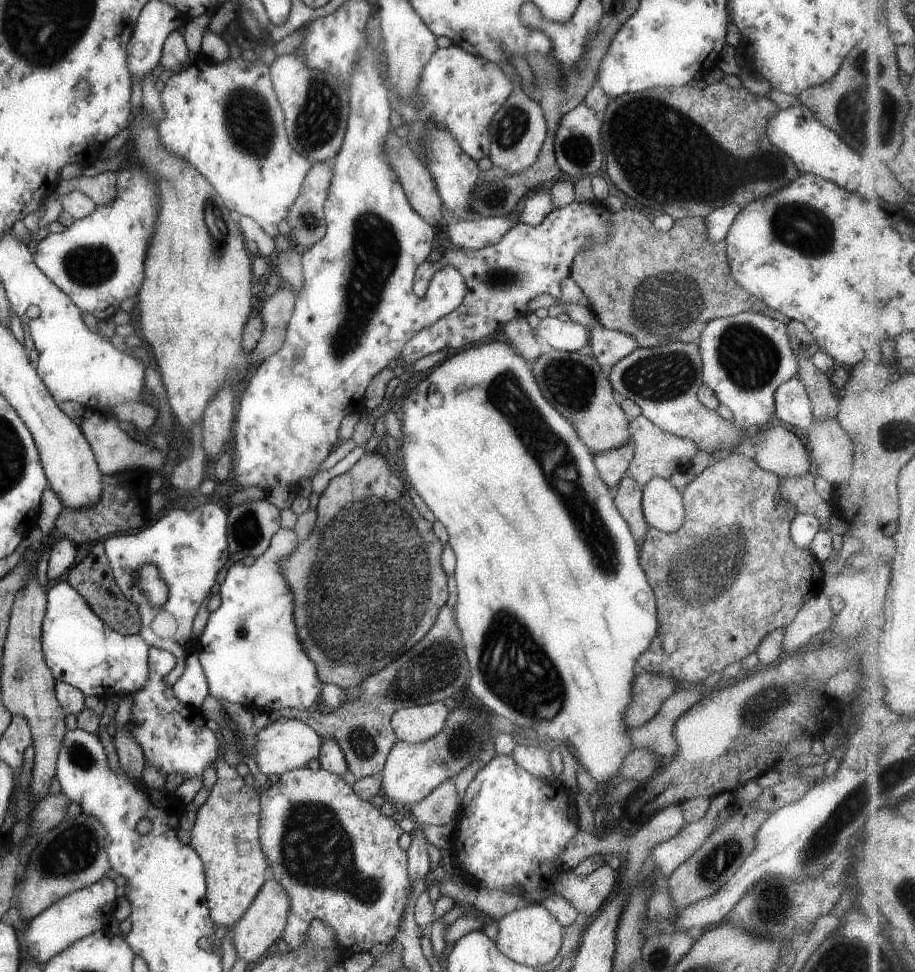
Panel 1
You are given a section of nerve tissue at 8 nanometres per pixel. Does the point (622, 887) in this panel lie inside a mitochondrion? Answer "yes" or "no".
no

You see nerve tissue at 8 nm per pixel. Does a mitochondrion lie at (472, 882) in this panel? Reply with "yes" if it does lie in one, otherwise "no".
no

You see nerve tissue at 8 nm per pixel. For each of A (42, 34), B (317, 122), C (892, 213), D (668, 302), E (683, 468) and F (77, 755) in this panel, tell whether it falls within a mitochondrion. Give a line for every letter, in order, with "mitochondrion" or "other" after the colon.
A: mitochondrion
B: mitochondrion
C: other
D: mitochondrion
E: other
F: mitochondrion

